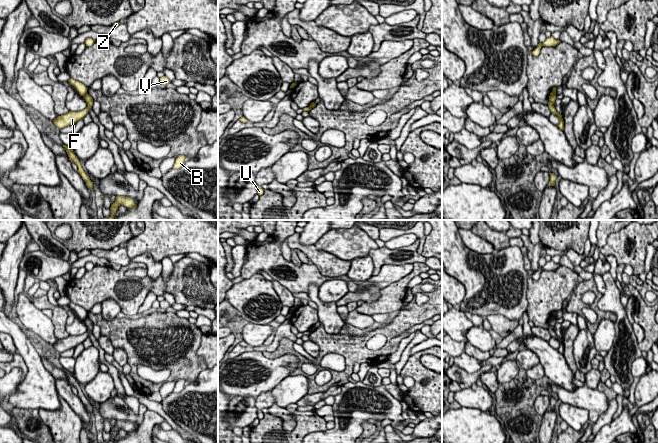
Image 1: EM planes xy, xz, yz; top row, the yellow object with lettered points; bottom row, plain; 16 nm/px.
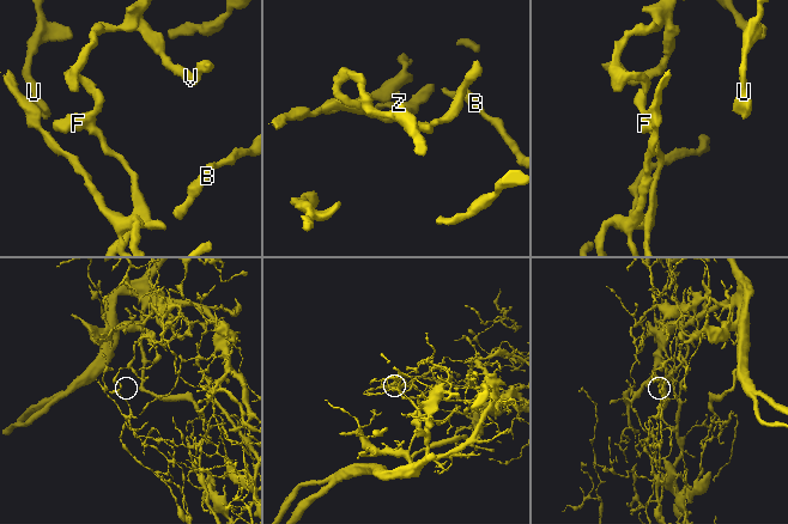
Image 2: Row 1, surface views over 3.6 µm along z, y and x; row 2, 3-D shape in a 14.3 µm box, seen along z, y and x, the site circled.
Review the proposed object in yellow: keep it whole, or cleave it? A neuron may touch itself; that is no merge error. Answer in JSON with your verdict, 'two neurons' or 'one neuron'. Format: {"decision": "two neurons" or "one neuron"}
{"decision": "two neurons"}

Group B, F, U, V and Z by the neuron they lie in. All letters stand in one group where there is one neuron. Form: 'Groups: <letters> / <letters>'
Groups: B U V Z / F

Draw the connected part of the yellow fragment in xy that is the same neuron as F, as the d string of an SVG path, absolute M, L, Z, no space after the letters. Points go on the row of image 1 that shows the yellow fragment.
M88 93L83 98L87 103L85 109L78 112L69 111L67 114L58 116L53 120L53 123L59 129L75 124L79 120L83 120L83 118L88 114L89 109L93 106L93 98Z

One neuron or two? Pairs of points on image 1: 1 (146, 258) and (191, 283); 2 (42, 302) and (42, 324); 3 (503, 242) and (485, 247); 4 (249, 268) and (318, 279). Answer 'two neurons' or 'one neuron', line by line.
1: two neurons
2: two neurons
3: two neurons
4: one neuron

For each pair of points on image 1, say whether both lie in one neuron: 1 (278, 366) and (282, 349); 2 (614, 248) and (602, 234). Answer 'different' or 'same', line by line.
1: different
2: different

